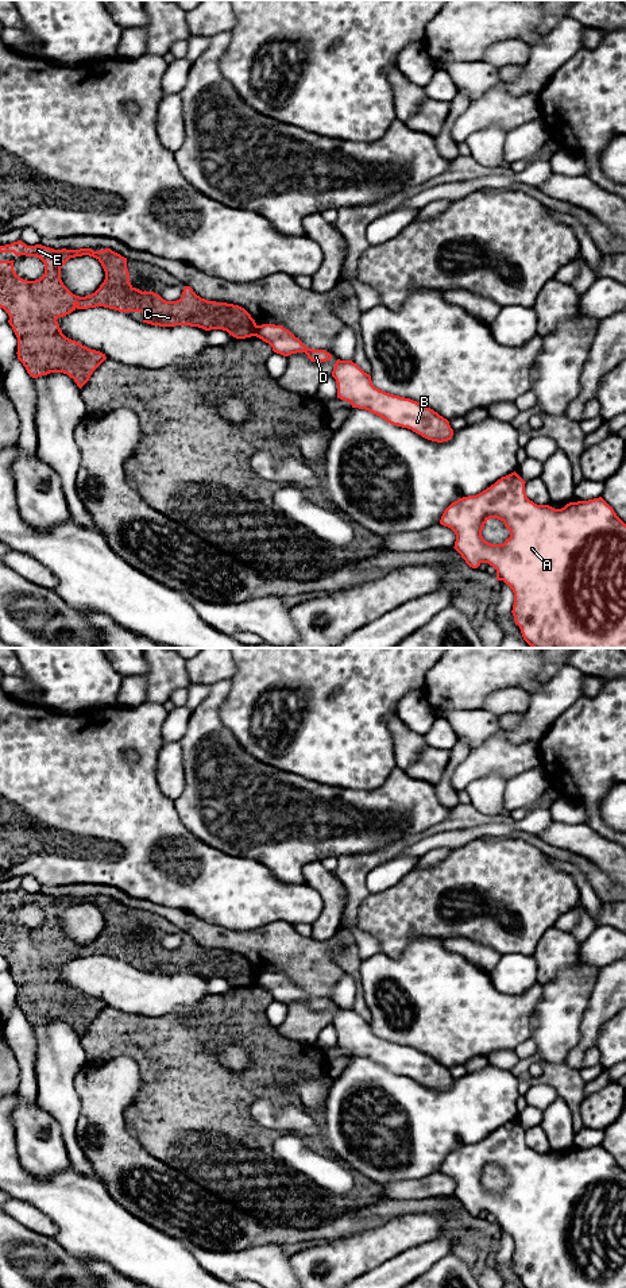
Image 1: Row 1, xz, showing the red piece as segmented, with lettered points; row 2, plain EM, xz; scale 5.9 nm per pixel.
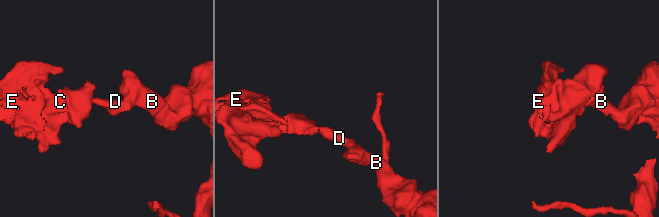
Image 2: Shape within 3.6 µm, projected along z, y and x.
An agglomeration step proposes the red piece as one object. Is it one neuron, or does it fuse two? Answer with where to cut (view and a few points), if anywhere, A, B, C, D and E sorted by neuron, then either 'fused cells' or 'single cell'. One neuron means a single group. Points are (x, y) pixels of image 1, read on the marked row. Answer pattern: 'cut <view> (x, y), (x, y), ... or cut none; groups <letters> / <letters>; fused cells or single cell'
cut xz (258, 326), (254, 335); groups A B D / C E; fused cells

